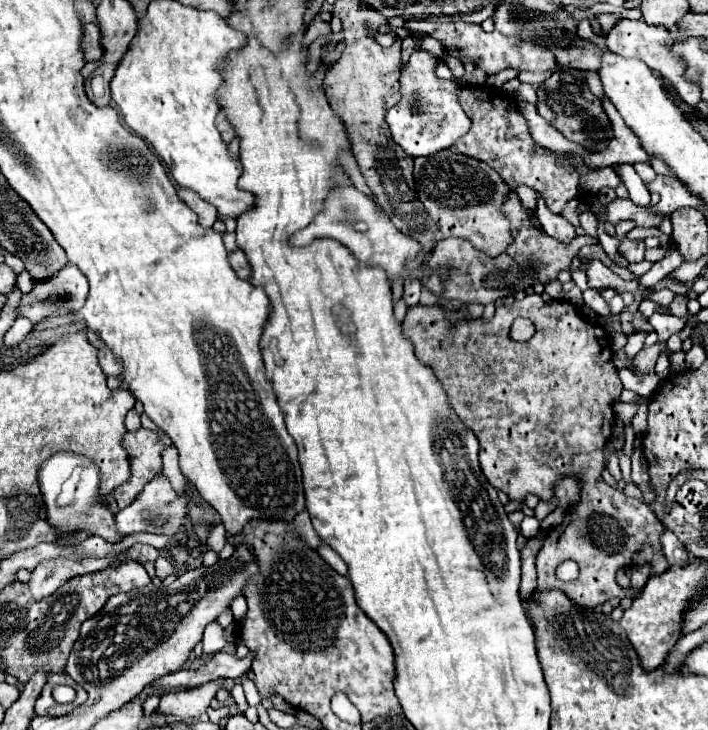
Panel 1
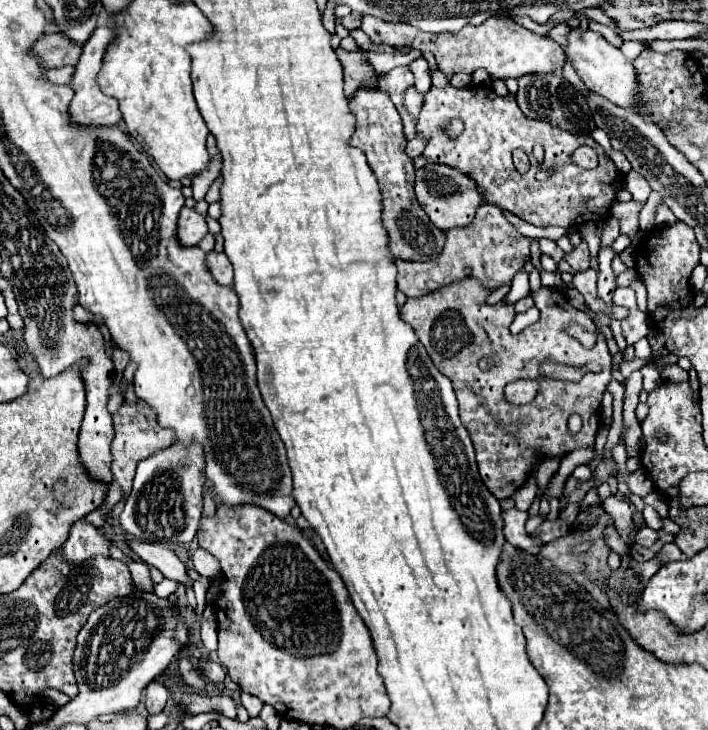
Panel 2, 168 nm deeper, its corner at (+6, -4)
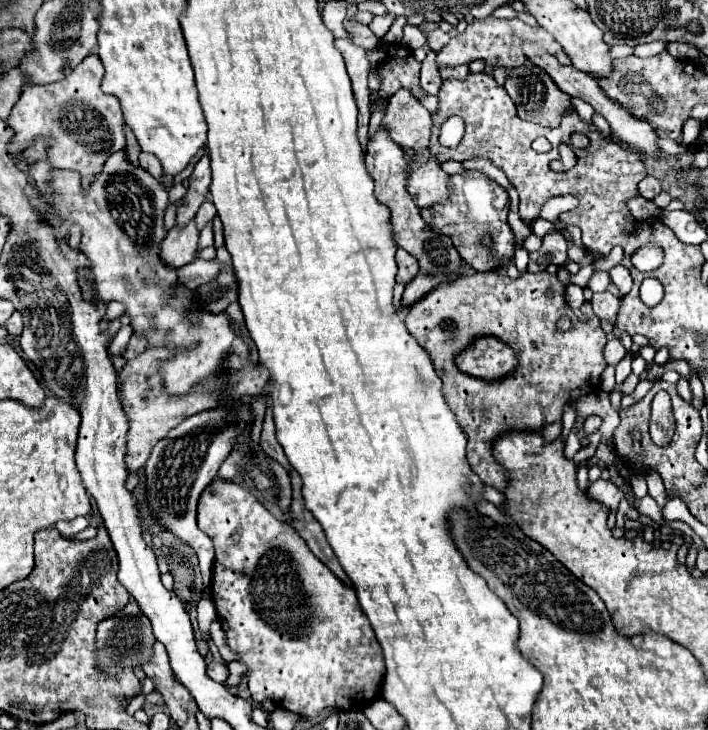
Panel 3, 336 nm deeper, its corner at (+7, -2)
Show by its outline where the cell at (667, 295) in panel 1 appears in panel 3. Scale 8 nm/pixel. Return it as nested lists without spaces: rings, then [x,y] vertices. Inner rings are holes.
[[[596,293],[590,303],[592,303],[592,309],[594,309],[594,315],[598,315],[602,321],[608,321],[608,323],[614,325],[618,309],[620,309],[618,297],[614,297],[612,293],[602,293],[602,295]]]

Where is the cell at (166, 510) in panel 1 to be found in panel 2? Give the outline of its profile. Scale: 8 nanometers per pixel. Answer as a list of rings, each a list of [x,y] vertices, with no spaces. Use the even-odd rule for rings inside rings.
[[[173,443],[171,447],[139,461],[133,491],[121,513],[121,525],[139,541],[161,543],[167,547],[187,545],[195,539],[199,527],[203,487],[203,449],[199,449],[199,445],[187,445],[187,449],[183,449],[183,445]]]

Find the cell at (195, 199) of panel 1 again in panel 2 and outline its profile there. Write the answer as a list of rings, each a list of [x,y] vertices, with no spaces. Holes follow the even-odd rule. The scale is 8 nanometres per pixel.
[[[183,207],[177,221],[177,237],[183,247],[195,247],[207,235],[205,217],[191,207]]]

